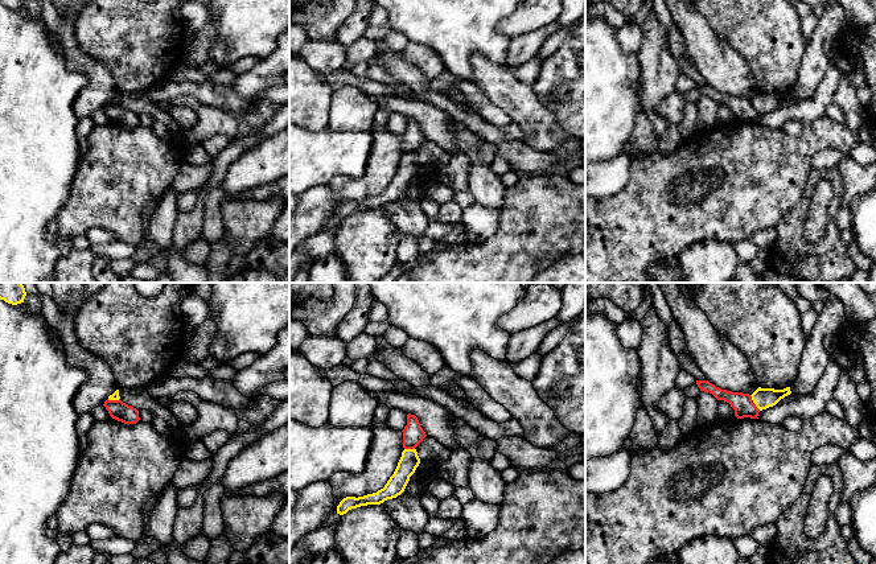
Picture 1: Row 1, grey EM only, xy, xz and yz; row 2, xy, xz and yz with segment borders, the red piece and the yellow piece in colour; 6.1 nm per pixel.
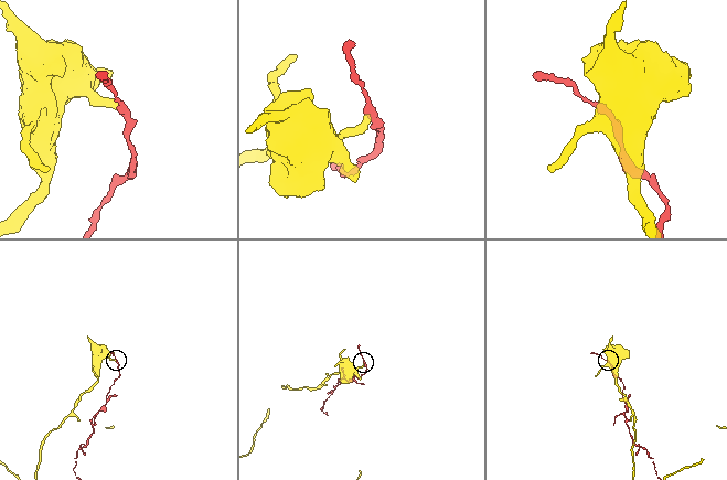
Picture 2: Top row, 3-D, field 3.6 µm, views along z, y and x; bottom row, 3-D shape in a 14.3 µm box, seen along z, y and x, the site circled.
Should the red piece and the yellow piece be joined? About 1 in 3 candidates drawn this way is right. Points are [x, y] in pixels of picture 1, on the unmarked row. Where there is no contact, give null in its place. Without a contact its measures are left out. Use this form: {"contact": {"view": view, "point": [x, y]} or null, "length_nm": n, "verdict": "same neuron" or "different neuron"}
{"contact": {"view": "yz", "point": [753, 107]}, "length_nm": 120, "verdict": "different neuron"}

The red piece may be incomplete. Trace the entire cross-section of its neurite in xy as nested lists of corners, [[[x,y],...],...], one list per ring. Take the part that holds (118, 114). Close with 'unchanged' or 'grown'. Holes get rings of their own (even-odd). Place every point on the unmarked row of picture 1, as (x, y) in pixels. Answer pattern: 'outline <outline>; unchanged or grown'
outline [[[107,103],[103,110],[106,111],[112,123],[122,125],[124,128],[136,128],[140,124],[139,115],[132,110],[123,107],[120,103]]]; unchanged

